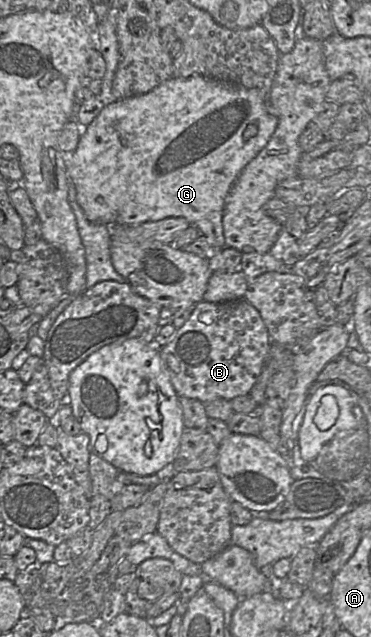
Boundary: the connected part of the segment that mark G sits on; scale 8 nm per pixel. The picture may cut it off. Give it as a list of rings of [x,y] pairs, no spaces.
[[[199,74],[188,78],[173,76],[145,94],[110,103],[100,111],[88,126],[81,126],[78,146],[73,151],[69,168],[66,167],[68,189],[69,183],[74,186],[77,203],[82,208],[87,220],[93,223],[101,223],[107,226],[134,226],[168,217],[185,218],[207,239],[211,246],[211,256],[214,256],[226,247],[222,225],[226,198],[244,167],[266,146],[276,130],[277,124],[278,118],[268,111],[265,92],[260,92],[256,88],[249,89],[229,82],[206,78]]]

